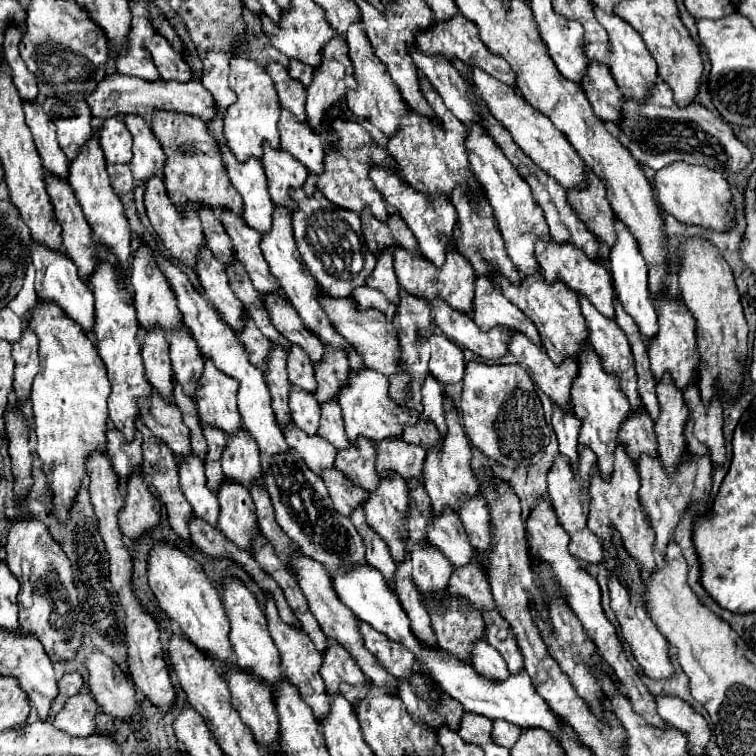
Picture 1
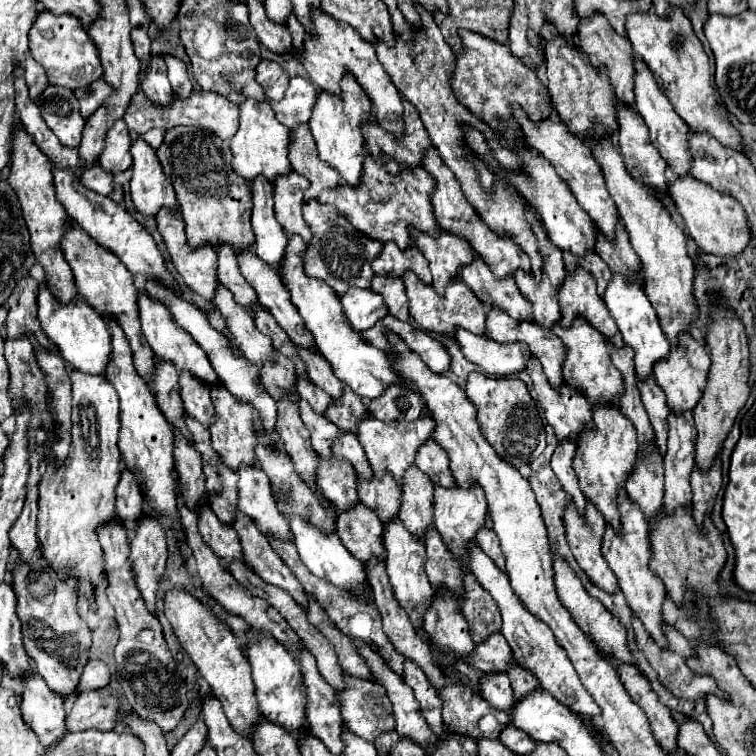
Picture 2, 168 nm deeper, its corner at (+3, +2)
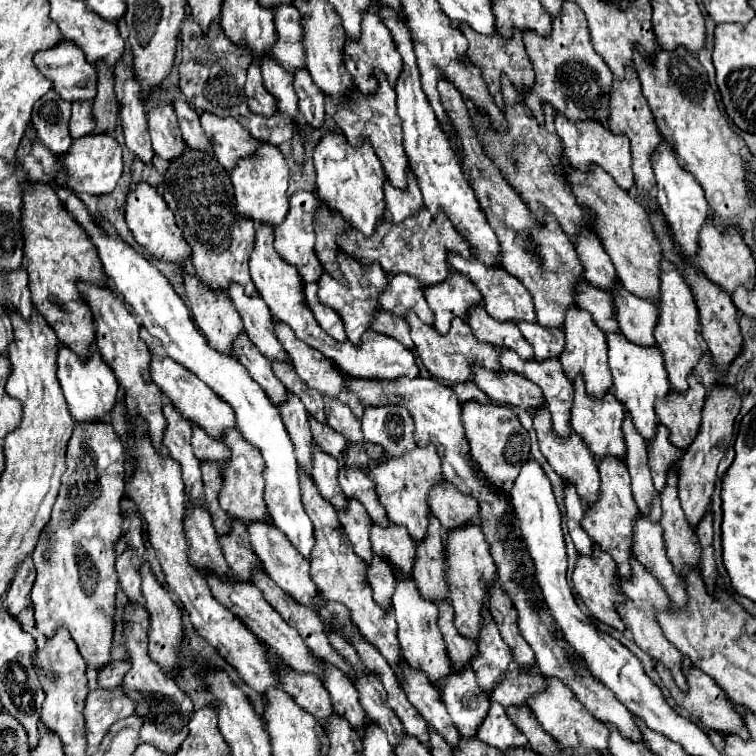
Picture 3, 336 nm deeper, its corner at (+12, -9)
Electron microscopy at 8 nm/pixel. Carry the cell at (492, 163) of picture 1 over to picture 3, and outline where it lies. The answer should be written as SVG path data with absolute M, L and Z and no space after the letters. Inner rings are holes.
M518 323L520 333L526 337L526 341L534 347L536 359L548 359L558 357L564 347L564 333L562 329L548 329L540 327L538 323Z

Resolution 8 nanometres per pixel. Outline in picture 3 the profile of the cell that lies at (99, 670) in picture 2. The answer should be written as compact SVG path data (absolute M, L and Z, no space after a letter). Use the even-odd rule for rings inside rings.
M112 661L108 665L104 665L104 669L100 669L98 673L98 687L100 689L112 689L112 687L118 687L122 683L122 677L124 673L130 669L130 663L128 661Z

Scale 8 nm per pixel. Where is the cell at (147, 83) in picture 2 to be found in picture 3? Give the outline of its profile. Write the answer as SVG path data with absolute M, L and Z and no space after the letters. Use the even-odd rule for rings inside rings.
M160 101L148 113L148 133L152 137L154 153L170 161L184 151L184 141L180 135L178 119L170 103Z

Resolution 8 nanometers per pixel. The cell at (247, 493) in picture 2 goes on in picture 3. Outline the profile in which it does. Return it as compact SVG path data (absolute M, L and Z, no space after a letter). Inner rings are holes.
M272 521L250 523L248 525L248 535L250 535L250 543L252 543L254 553L262 561L262 567L266 569L266 573L276 581L276 585L280 585L288 595L292 595L302 605L312 605L318 599L322 599L318 587L312 583L310 563L300 557L300 553L292 547L292 543L284 537L284 533Z

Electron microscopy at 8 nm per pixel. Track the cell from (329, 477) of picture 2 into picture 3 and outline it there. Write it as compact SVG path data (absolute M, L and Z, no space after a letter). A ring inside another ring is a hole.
M346 499L346 507L338 509L338 519L342 523L342 531L352 543L356 555L360 555L366 563L372 559L372 545L368 539L370 533L370 517L364 511L364 505L358 499Z

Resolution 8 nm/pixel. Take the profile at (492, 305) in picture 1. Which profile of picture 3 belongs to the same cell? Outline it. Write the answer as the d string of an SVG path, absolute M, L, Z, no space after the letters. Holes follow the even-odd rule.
M498 347L500 365L506 371L516 371L520 375L528 375L530 381L534 381L544 395L544 401L552 413L552 423L558 435L568 435L570 427L570 405L572 405L572 383L564 375L564 369L560 367L560 361L556 357L536 361L536 359L520 359L516 351L508 351L508 347Z

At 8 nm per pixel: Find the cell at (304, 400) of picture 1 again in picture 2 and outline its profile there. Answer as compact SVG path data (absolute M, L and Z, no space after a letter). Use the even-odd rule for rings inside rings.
M299 400L299 412L301 412L301 420L305 422L305 426L311 432L311 444L315 448L315 452L323 458L333 456L331 446L335 442L335 438L341 434L339 428L329 422L325 416L313 412L313 408L309 408L309 404L305 400Z

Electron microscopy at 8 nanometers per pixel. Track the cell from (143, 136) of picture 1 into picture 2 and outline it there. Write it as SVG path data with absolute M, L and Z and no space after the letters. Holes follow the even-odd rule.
M137 140L131 146L131 154L133 154L133 166L131 166L129 190L135 210L151 218L155 218L161 208L175 212L179 206L175 190L169 178L163 176L155 150L147 142Z

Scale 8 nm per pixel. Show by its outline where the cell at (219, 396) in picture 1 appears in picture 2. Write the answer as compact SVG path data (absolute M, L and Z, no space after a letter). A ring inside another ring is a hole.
M221 384L221 388L211 388L211 400L213 400L213 406L217 412L217 424L213 424L213 428L209 428L215 452L221 456L223 464L229 466L233 472L237 472L239 466L243 466L243 464L255 466L257 464L257 456L255 456L257 436L255 436L253 422L257 420L257 412L253 412L247 404L237 404L237 400L233 400L233 396L229 396L229 392L225 392L223 384Z

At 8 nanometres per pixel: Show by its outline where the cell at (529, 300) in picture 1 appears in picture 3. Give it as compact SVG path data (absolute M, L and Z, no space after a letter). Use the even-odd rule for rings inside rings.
M578 375L574 379L574 405L572 405L572 417L570 417L570 425L572 429L584 439L584 443L588 445L588 449L592 451L592 455L596 459L602 459L606 455L616 455L616 457L624 457L624 437L620 431L622 419L624 419L624 411L622 411L622 403L616 401L616 397L612 393L606 393L600 399L592 399L586 393L584 387L584 379L582 375Z

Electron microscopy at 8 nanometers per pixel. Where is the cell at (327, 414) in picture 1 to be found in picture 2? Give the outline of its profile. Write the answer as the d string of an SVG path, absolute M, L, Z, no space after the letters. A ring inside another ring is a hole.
M343 432L343 436L339 436L339 438L335 440L333 454L335 454L337 458L353 464L355 470L357 470L357 476L359 476L361 480L369 480L369 478L373 476L371 466L369 466L369 460L367 460L365 450L361 448L357 436L349 436L349 434Z

